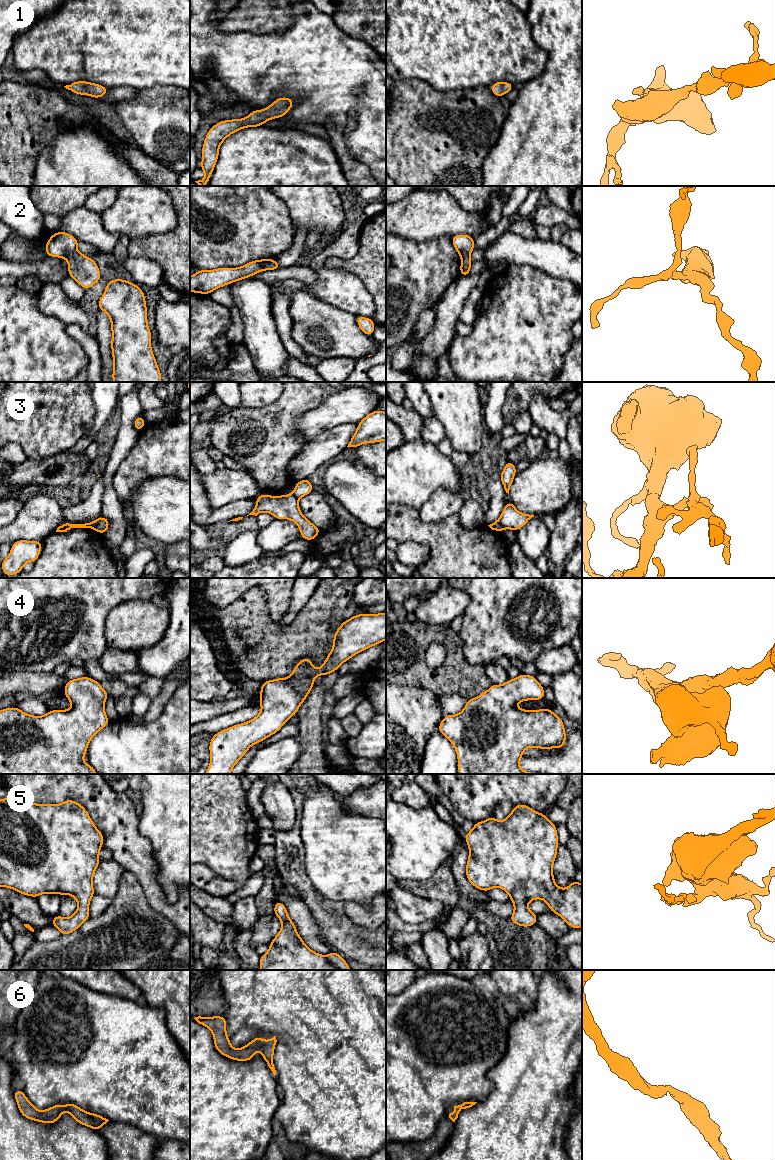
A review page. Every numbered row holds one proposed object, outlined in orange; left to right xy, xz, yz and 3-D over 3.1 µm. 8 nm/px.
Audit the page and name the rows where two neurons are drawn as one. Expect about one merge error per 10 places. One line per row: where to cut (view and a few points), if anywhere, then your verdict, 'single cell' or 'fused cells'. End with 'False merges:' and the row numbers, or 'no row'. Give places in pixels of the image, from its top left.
1: no cut | single cell
2: xy (76, 251), (65, 257) | fused cells
3: xy (100, 518), (95, 529) | fused cells
4: no cut | single cell
5: no cut | single cell
6: no cut | single cell
False merges: 2, 3

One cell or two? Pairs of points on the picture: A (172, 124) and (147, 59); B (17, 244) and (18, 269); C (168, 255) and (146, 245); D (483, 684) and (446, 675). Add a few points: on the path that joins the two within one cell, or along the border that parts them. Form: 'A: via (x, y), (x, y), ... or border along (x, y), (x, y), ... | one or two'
A: border along (179, 87), (153, 85), (138, 89) | two
B: border along (10, 260), (41, 261) | two
C: via (163, 250), (158, 246), (151, 246) | one
D: via (474, 681), (455, 677) | one

